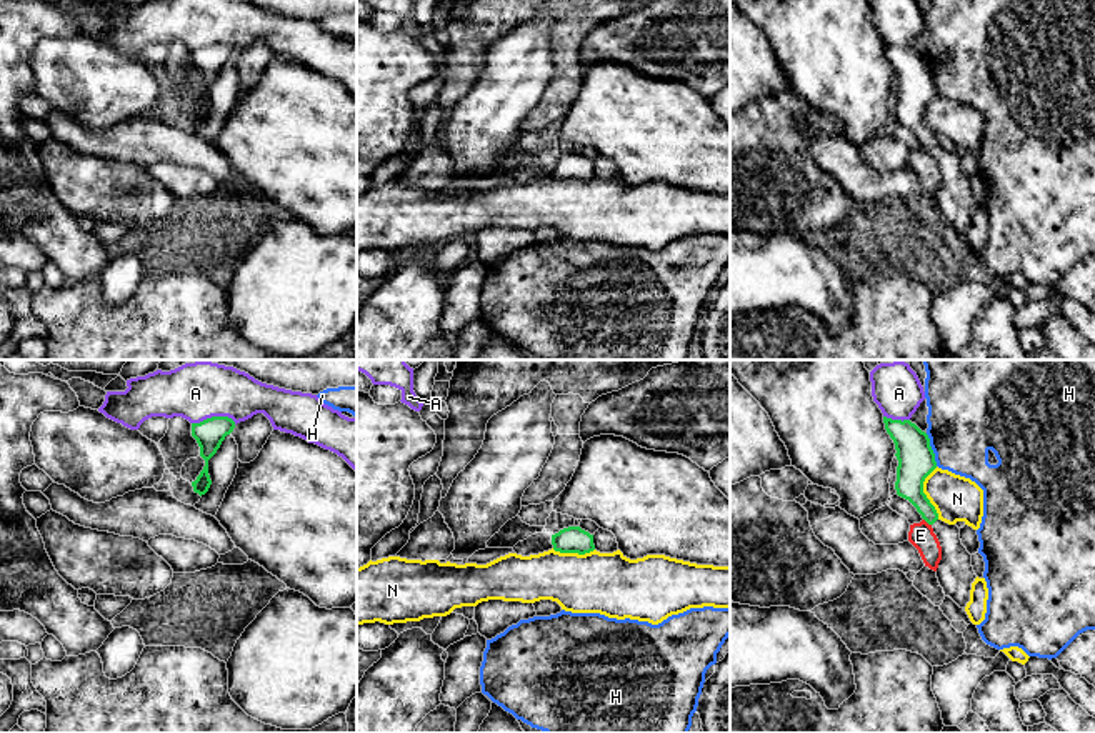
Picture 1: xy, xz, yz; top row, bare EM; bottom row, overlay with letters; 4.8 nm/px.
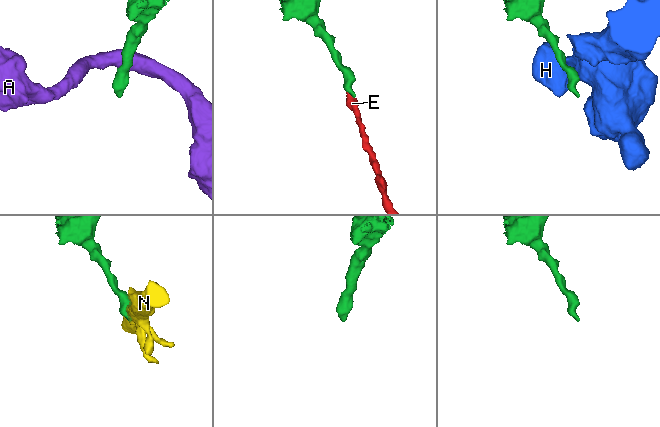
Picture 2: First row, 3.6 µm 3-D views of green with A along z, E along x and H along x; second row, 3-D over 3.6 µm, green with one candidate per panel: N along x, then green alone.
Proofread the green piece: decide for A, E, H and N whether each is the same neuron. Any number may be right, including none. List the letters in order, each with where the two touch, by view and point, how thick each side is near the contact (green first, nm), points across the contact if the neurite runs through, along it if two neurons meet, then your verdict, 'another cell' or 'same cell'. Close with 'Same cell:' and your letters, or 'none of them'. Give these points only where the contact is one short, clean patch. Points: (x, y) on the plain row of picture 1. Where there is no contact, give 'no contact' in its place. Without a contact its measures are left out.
A: meets green in xy at (214, 44); 140 nm thick on the green side, 240 nm on the other; border along xy (235, 49), (227, 44), (207, 44), (192, 50); another cell
E: meets green in yz at (927, 149); 140 nm thick on the green side, 120 nm on the other; border along yz (924, 145), (930, 152); another cell
H: meets green in yz at (932, 77); 180 nm thick on the green side, 400 nm on the other; border along yz (925, 60), (937, 92); another cell
N: meets green in yz at (924, 120); 180 nm thick on the green side, 220 nm on the other; border along yz (935, 94), (924, 109), (924, 120), (939, 145); another cell
Same cell: none of them

